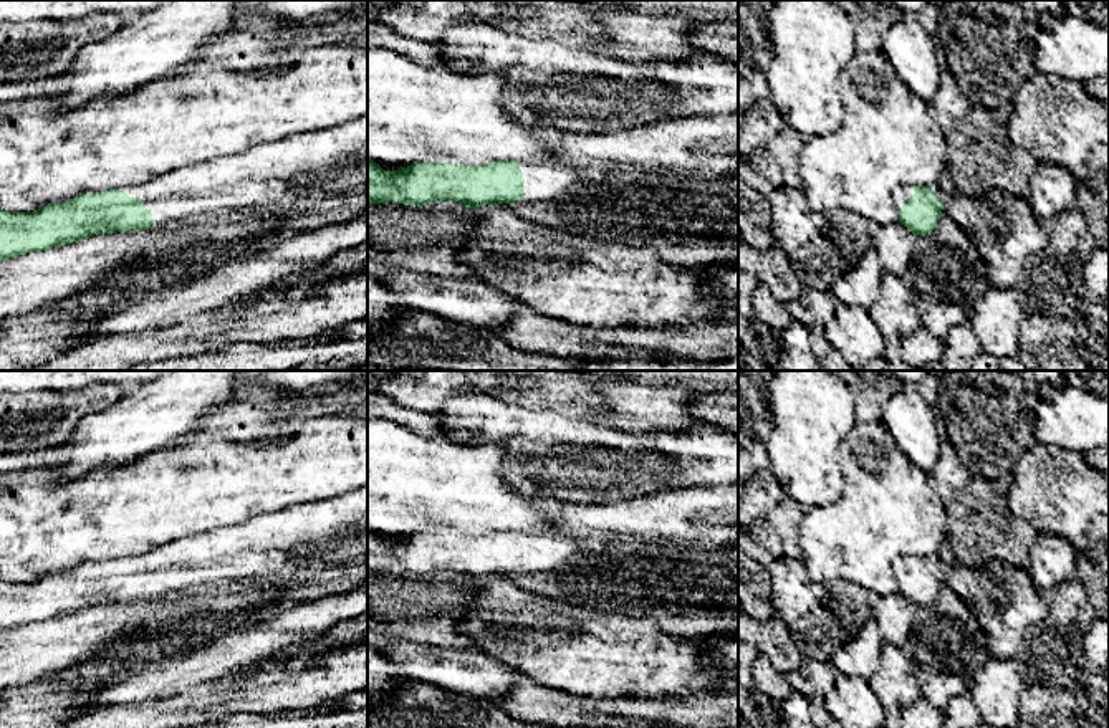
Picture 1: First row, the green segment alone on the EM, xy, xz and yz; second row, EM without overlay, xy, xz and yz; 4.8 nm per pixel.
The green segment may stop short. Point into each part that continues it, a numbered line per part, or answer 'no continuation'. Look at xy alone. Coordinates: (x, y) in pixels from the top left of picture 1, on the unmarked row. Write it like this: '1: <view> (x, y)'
1: xy (333, 530)

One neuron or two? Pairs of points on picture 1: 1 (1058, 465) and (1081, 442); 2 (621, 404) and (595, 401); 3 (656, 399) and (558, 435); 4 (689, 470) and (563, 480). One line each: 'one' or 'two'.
1: two
2: two
3: two
4: two

